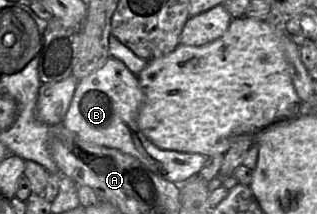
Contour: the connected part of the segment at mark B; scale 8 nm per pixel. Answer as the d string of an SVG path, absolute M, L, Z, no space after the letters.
M110 56L101 68L78 81L62 123L84 141L114 148L137 158L149 170L167 181L181 184L198 174L207 157L200 153L160 149L143 135L137 123L143 102L144 94L137 76L122 61Z

